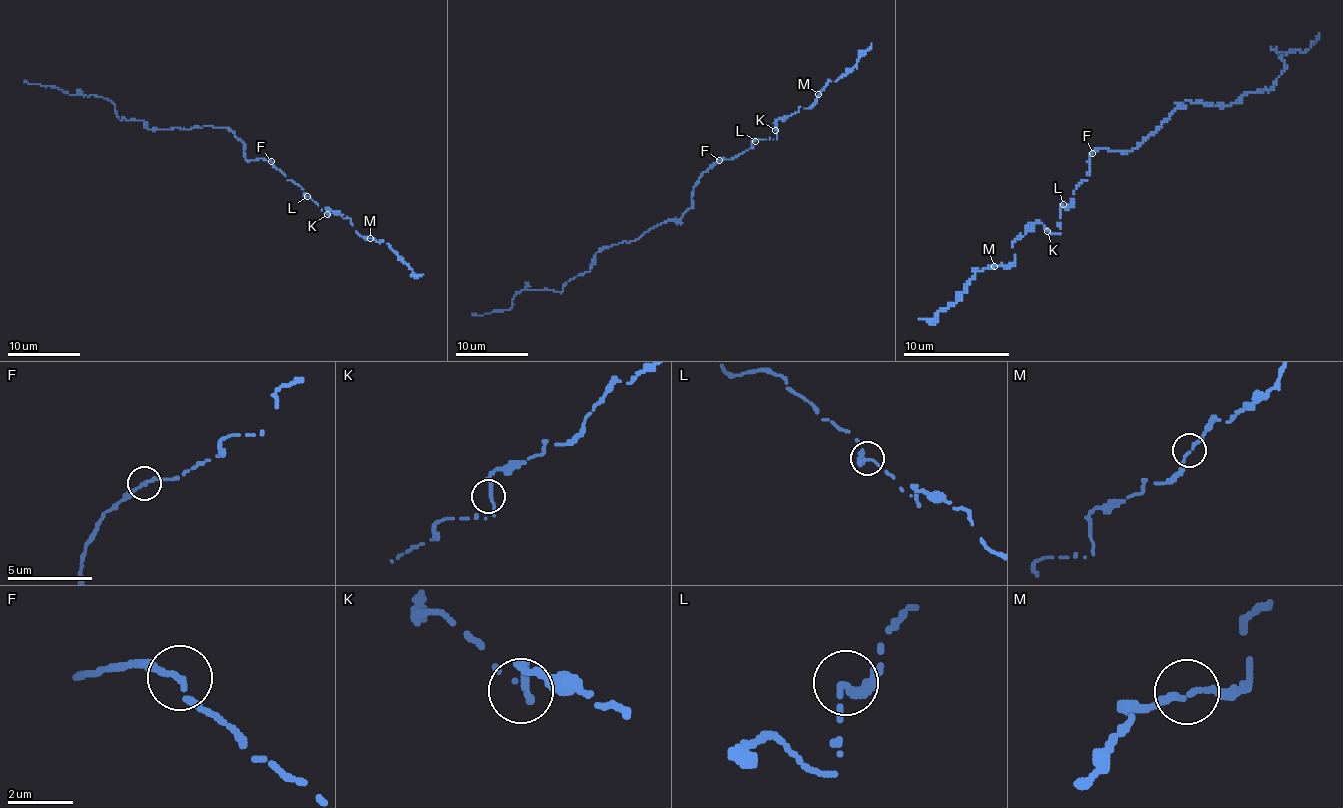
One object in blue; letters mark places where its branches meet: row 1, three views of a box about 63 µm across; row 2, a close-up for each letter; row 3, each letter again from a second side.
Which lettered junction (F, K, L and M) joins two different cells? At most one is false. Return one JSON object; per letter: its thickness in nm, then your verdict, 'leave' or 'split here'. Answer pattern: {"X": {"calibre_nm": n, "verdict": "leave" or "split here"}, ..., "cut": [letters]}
{"F": {"calibre_nm": 200, "verdict": "leave"}, "K": {"calibre_nm": 240, "verdict": "leave"}, "L": {"calibre_nm": 190, "verdict": "leave"}, "M": {"calibre_nm": 200, "verdict": "leave"}, "cut": []}

